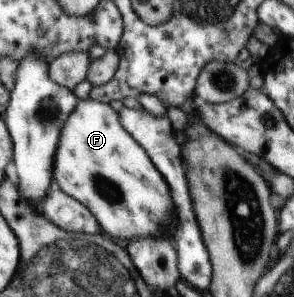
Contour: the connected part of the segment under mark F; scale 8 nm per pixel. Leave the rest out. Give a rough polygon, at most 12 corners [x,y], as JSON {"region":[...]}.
{"region":[[107,103],[60,129],[55,186],[115,241],[172,227],[164,177]]}

